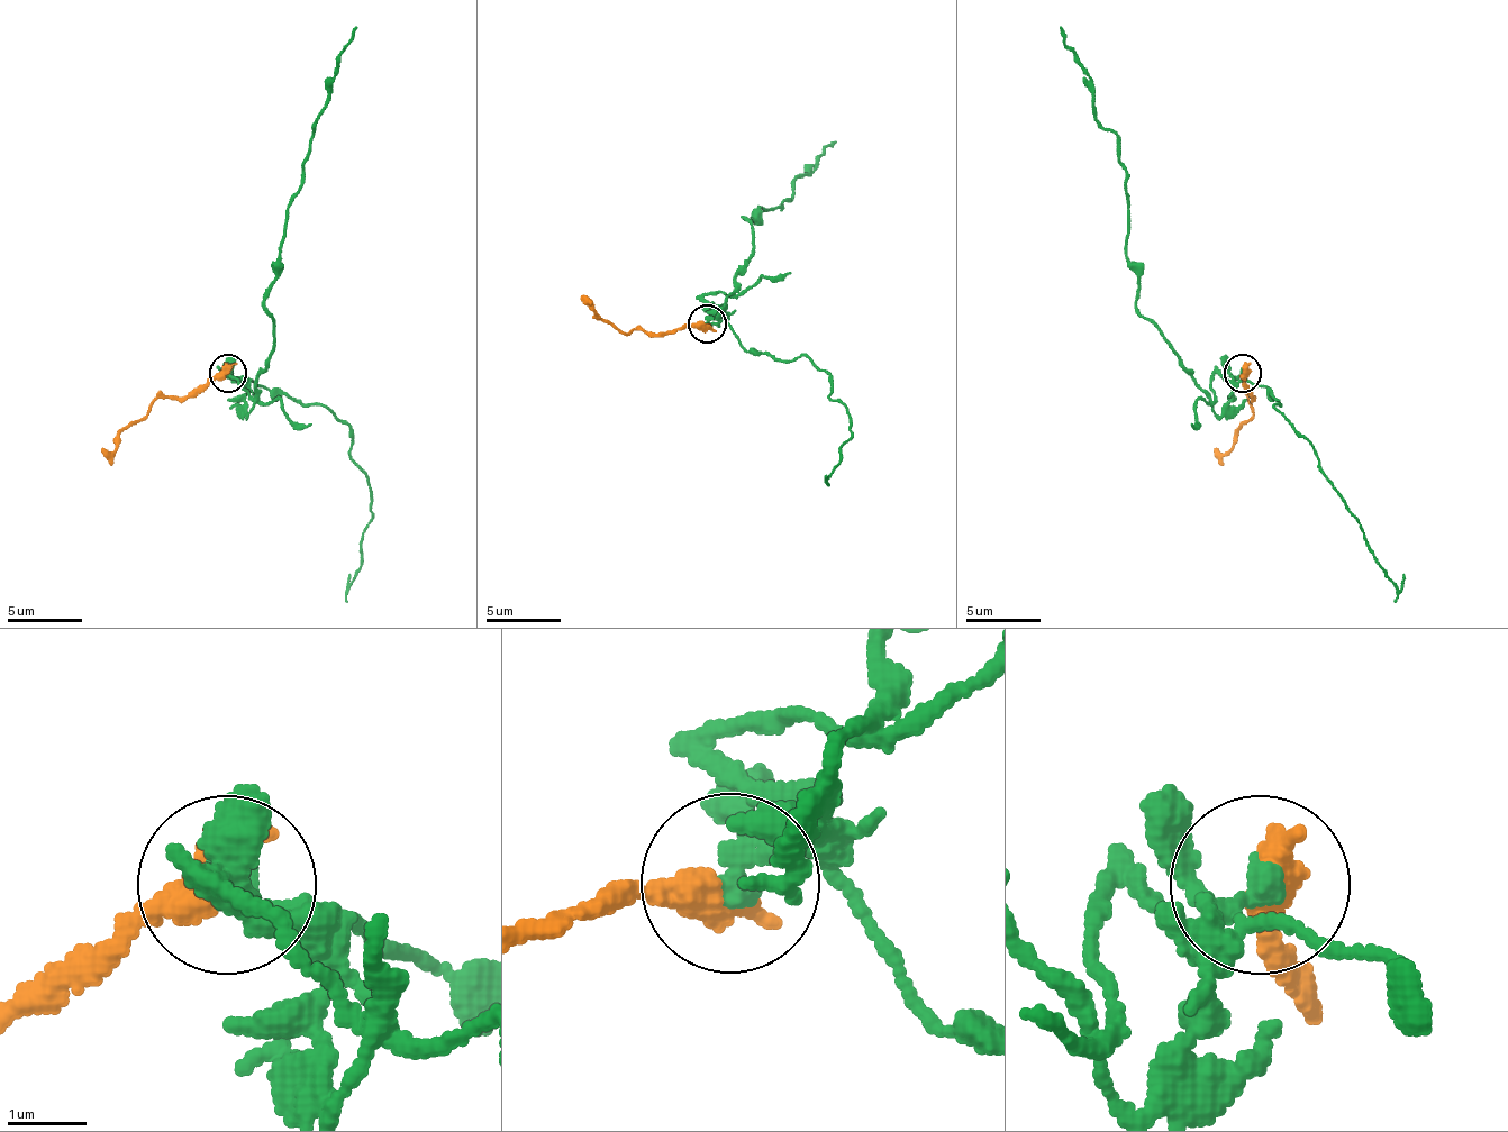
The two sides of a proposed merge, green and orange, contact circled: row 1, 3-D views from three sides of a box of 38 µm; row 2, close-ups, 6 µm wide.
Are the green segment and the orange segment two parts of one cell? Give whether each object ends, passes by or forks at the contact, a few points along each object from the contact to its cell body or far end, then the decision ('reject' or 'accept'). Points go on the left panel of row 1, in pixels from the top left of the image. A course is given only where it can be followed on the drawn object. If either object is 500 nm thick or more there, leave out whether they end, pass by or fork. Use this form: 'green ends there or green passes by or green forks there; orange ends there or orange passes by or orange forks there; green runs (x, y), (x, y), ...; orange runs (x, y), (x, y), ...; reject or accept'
green runs (226, 372), (253, 394), (275, 346), (264, 290), (283, 252), (287, 203), (301, 181), (332, 76), (357, 27); orange runs (226, 372), (181, 399), (159, 399), (118, 436), (110, 455), (102, 447); reject

